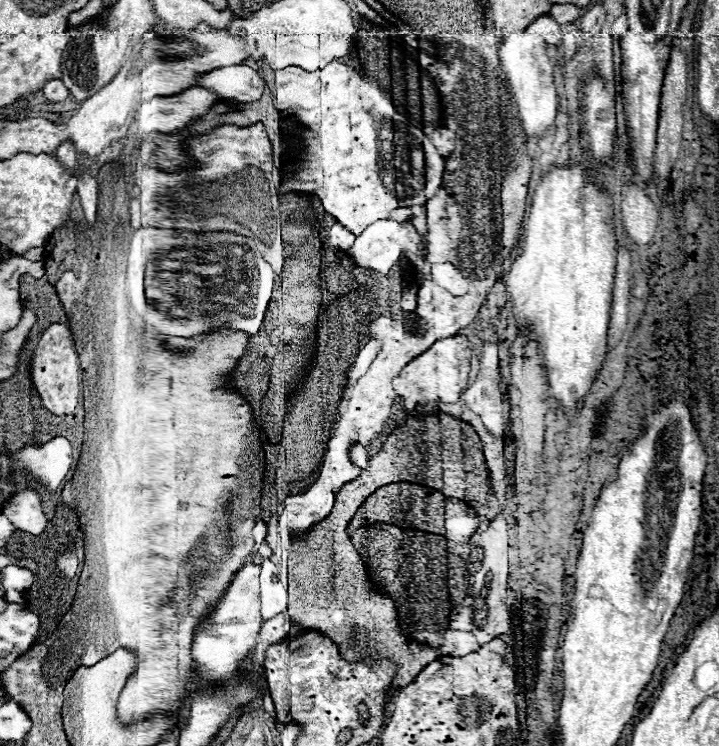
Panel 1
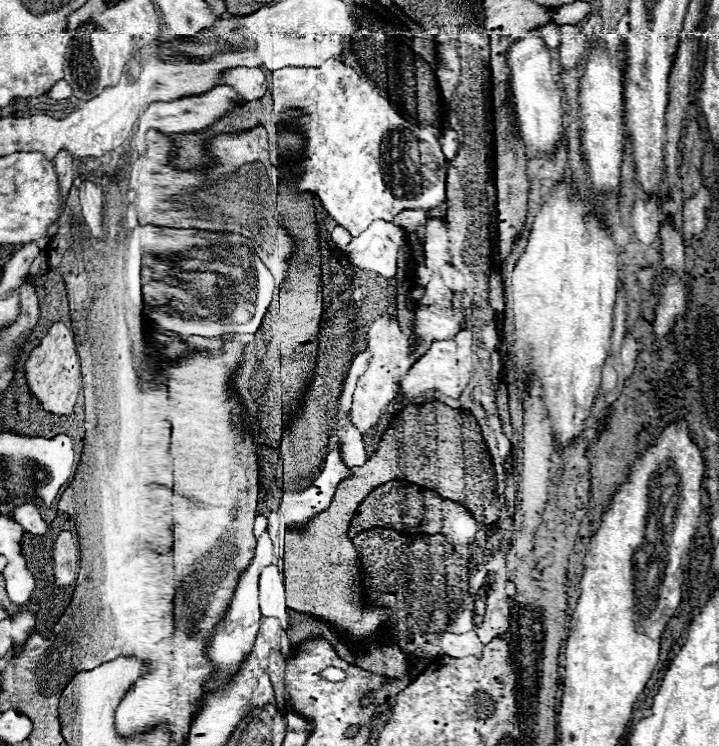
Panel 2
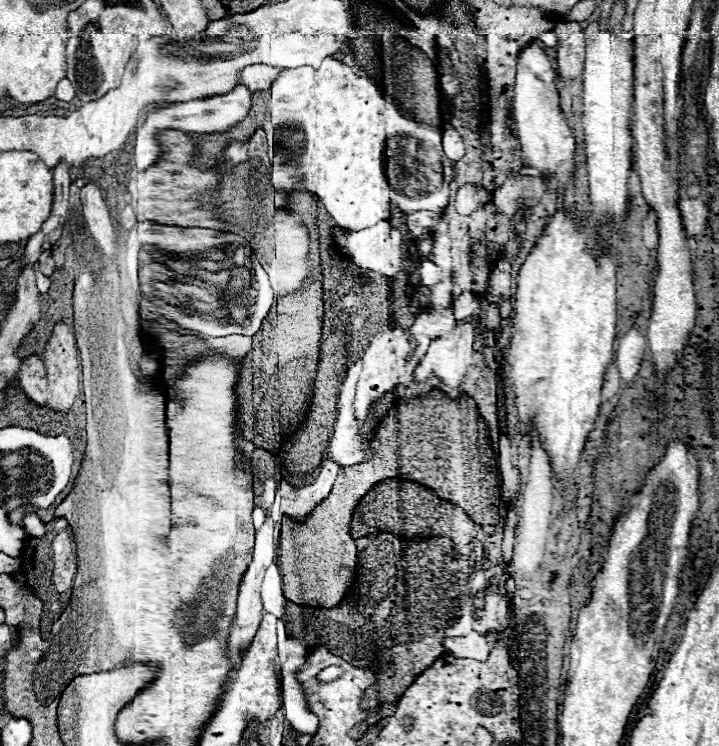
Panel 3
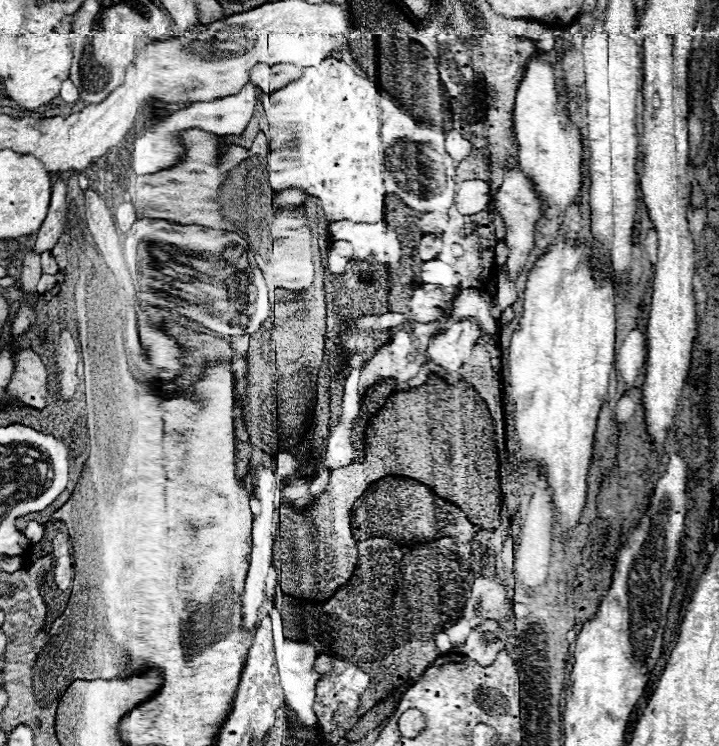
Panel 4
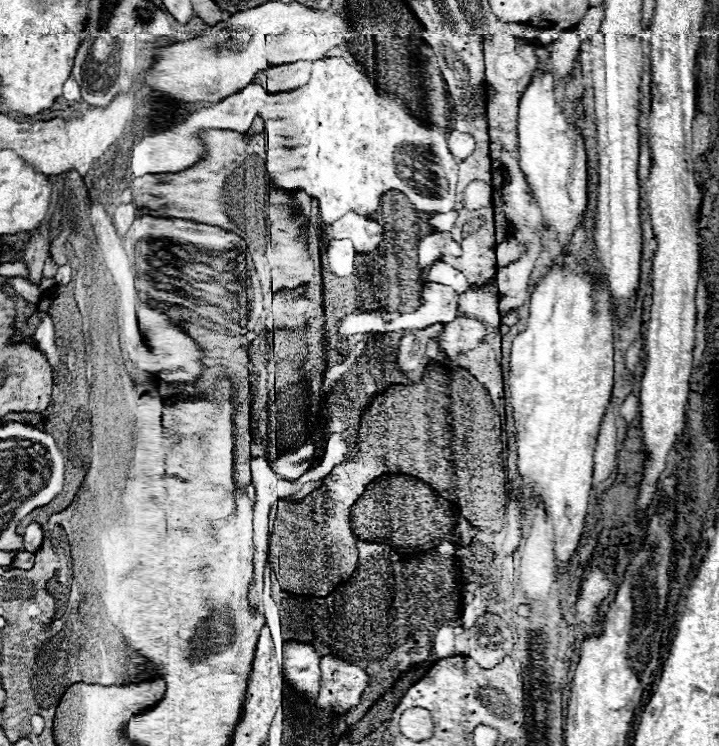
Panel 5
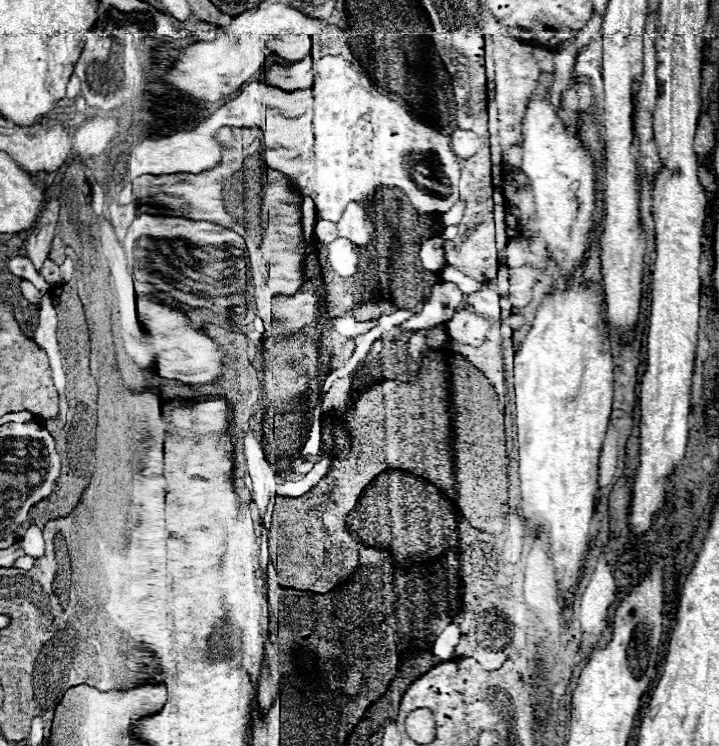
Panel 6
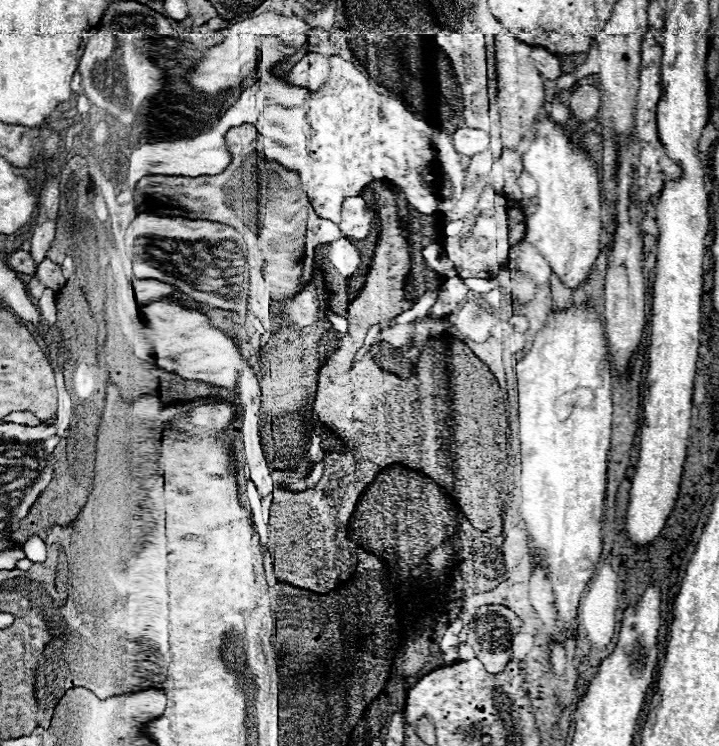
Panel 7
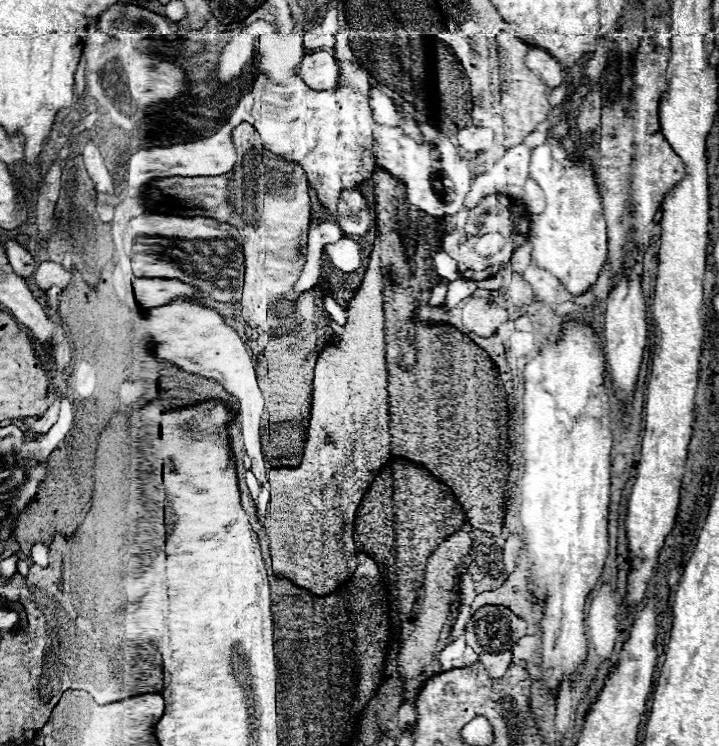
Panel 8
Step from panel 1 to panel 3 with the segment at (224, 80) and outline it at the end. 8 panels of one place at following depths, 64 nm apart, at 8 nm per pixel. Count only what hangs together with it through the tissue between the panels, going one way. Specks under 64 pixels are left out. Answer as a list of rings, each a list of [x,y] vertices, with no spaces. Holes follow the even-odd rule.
[[[254,64],[254,66],[246,66],[240,72],[240,84],[246,86],[250,94],[268,92],[276,76],[278,76],[278,68],[272,68],[266,64]]]

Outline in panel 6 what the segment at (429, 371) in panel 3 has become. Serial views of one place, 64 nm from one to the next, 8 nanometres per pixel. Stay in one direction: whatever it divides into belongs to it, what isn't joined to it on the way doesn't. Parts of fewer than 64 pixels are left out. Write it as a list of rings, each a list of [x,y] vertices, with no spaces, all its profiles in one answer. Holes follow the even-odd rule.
[[[460,310],[446,324],[446,334],[450,342],[462,342],[468,346],[480,346],[486,340],[486,332],[490,330],[490,322],[482,316],[476,316],[470,310]]]

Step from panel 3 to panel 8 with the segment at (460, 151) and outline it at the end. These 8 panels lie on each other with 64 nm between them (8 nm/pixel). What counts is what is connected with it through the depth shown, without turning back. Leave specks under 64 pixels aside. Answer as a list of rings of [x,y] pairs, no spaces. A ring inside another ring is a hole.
[[[468,126],[458,130],[456,134],[456,144],[460,150],[466,150],[468,154],[476,154],[480,150],[484,150],[486,146],[492,144],[492,130],[488,128],[476,128],[476,126]]]

